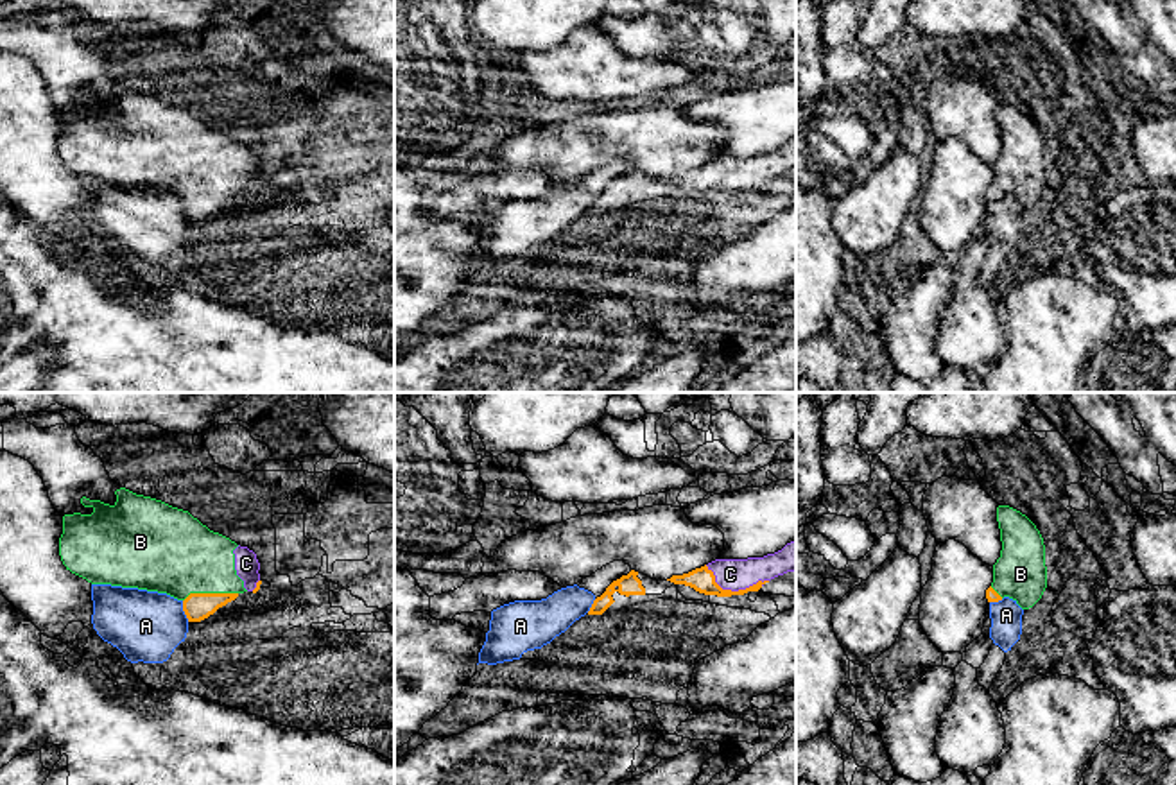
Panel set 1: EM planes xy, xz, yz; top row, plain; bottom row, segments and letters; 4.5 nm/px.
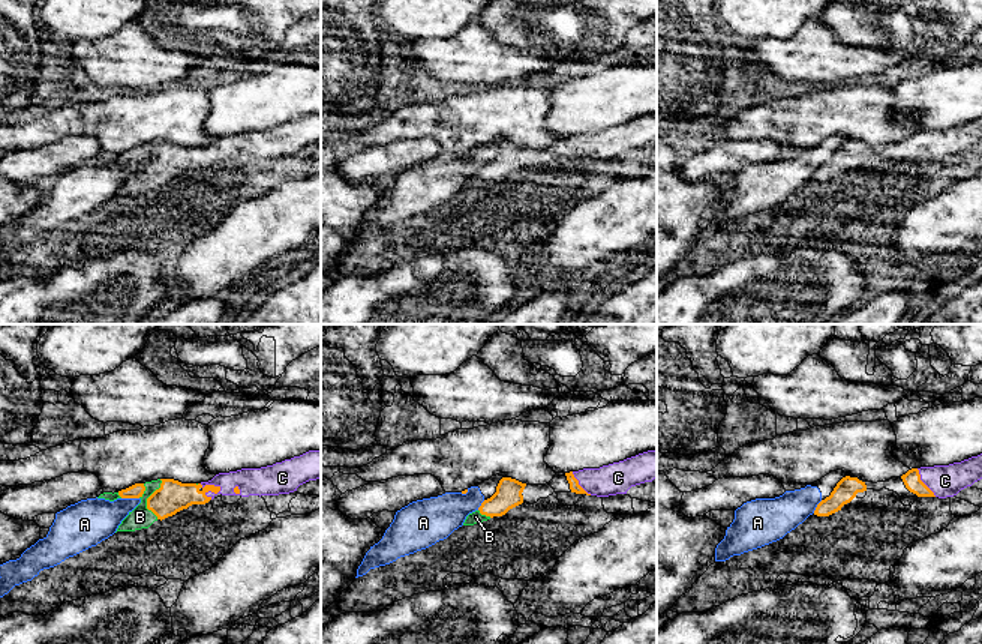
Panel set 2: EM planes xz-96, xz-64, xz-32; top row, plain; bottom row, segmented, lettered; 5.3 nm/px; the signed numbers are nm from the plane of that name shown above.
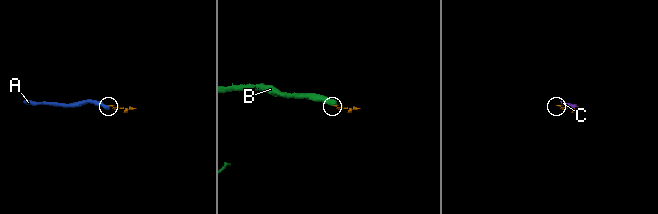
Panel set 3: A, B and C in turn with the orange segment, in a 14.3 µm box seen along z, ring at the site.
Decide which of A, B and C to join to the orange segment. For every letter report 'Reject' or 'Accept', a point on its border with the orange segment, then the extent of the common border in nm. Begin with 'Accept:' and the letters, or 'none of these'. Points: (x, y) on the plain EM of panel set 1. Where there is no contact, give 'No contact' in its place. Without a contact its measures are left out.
Accept: B, C
A: Reject. Touches orange at xy (183, 208). Shared border 100 nm
B: Accept. Touches orange at xy (210, 192). Shared border 260 nm
C: Accept. Touches orange at xz (734, 190). Shared border 300 nm

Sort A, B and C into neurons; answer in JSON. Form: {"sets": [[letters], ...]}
{"sets": [["A"], ["B", "C"]]}

